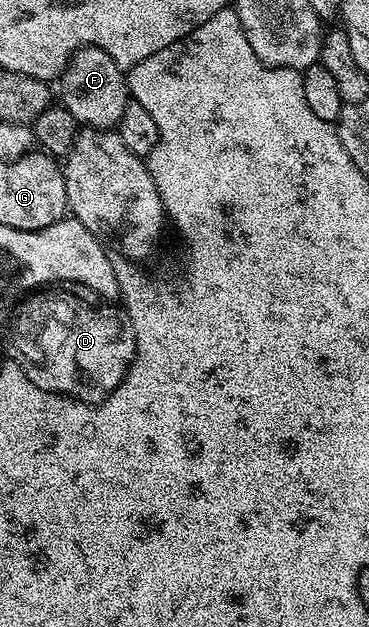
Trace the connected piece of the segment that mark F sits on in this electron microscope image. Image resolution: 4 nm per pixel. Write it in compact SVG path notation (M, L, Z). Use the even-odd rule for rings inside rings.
M85 45L71 55L70 62L62 72L60 84L60 103L82 127L113 130L120 115L124 115L124 107L132 100L127 74L119 68L110 53L95 45Z

